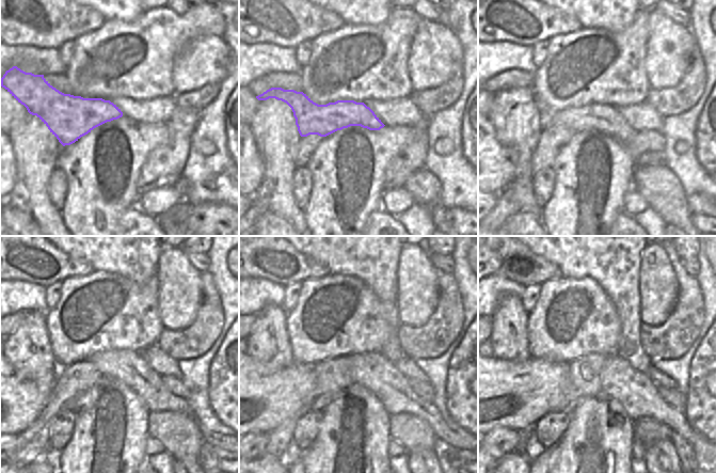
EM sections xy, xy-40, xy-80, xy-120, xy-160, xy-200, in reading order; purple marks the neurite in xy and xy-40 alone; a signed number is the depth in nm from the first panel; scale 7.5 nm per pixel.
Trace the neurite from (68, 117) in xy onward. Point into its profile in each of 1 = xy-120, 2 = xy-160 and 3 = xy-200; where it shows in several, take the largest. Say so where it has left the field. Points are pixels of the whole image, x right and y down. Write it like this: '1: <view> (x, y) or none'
1: xy-120 (130, 367)
2: xy-160 (370, 369)
3: xy-200 (637, 394)

